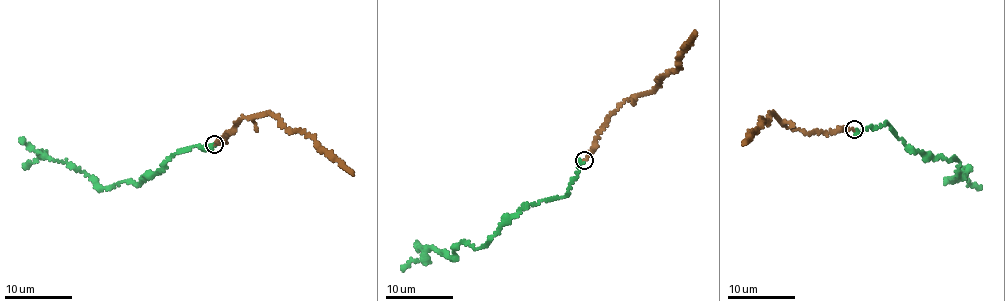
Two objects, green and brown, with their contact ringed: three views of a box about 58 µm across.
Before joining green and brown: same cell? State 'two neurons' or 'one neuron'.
one neuron

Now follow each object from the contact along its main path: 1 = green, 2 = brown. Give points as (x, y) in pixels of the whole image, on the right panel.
1: (854, 128), (889, 123), (914, 151), (960, 162), (961, 176), (969, 169), (955, 178), (980, 188)
2: (854, 128), (807, 133), (787, 126), (772, 112), (766, 123), (760, 119), (762, 119), (758, 129), (744, 143)

